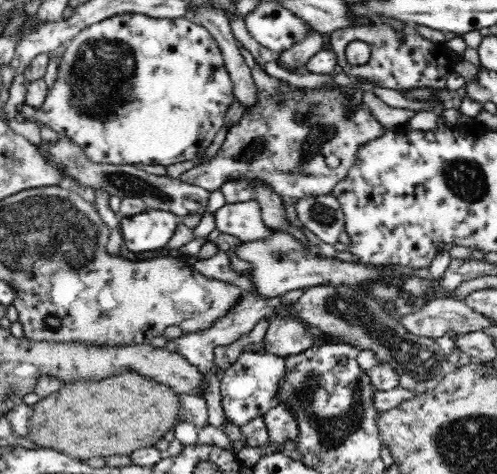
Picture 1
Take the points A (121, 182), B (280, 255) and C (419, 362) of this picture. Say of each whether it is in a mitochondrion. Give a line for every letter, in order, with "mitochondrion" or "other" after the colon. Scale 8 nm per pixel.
A: mitochondrion
B: mitochondrion
C: mitochondrion

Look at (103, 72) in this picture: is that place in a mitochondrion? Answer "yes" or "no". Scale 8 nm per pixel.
yes

